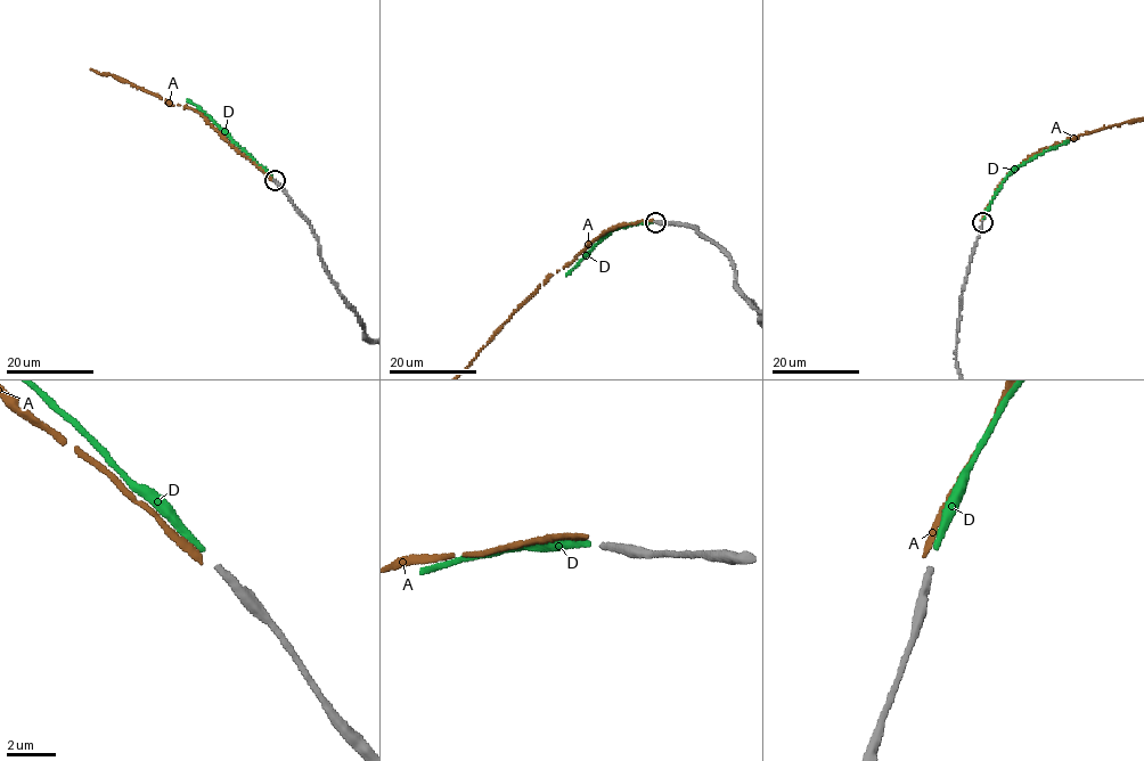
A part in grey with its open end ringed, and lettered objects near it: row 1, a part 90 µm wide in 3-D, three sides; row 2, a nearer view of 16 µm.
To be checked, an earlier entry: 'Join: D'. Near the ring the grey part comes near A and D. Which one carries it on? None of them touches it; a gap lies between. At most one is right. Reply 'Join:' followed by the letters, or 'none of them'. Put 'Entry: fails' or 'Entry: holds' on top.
Entry: holds
Join: D

